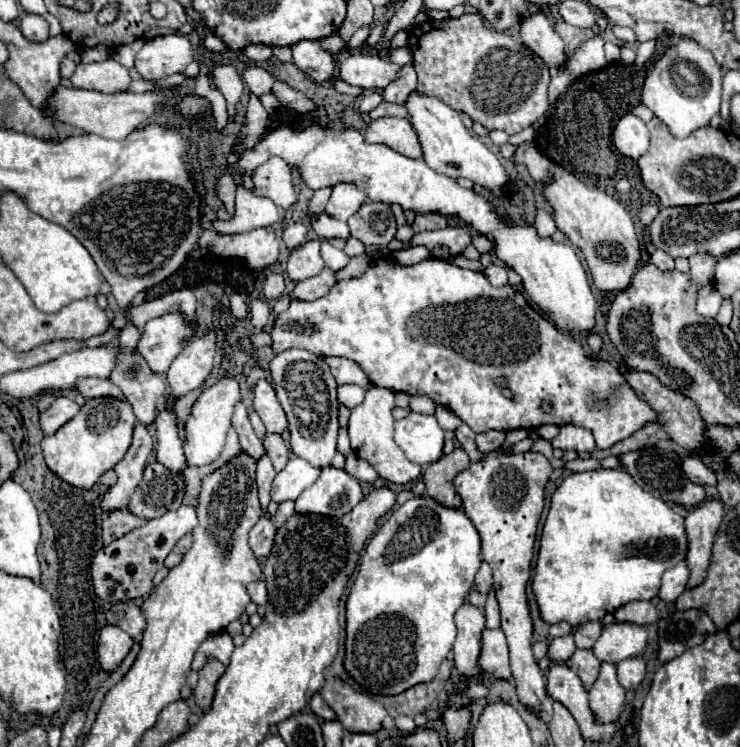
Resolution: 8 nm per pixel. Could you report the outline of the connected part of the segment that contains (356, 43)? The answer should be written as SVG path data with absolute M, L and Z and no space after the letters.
M360 27L352 37L350 37L350 41L348 41L348 47L350 49L358 49L364 41L366 41L366 37L370 35L370 27Z

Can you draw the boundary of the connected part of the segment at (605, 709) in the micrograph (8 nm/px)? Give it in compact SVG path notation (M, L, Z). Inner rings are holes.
M602 663L600 675L592 689L588 691L590 697L590 709L594 713L596 723L616 723L622 709L624 709L624 697L626 691L616 679L616 665Z

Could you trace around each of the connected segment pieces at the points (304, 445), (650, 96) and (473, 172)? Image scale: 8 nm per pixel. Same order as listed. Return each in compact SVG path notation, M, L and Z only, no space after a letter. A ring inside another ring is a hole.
M288 349L270 361L268 371L272 375L272 387L290 423L292 453L316 467L330 465L336 453L338 435L338 385L330 373L328 363L304 349Z
M682 39L678 45L670 47L664 57L654 63L642 87L642 103L660 121L664 121L668 131L678 139L684 139L696 129L706 127L720 111L720 97L722 67L716 63L710 51L702 49L692 39Z
M420 91L410 93L404 107L408 109L408 119L410 119L416 135L418 135L418 141L422 145L424 161L434 171L444 173L452 179L466 177L474 183L484 185L486 189L490 189L494 193L502 193L502 185L508 181L504 167L500 165L498 157L478 137L470 135L470 131L462 123L458 111L448 107L438 97L428 97Z

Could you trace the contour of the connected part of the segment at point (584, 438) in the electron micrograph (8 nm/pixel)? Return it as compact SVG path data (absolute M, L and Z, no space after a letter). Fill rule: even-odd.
M562 425L560 433L552 439L552 447L562 449L562 451L594 451L596 443L594 437L588 429L578 427L578 425Z

